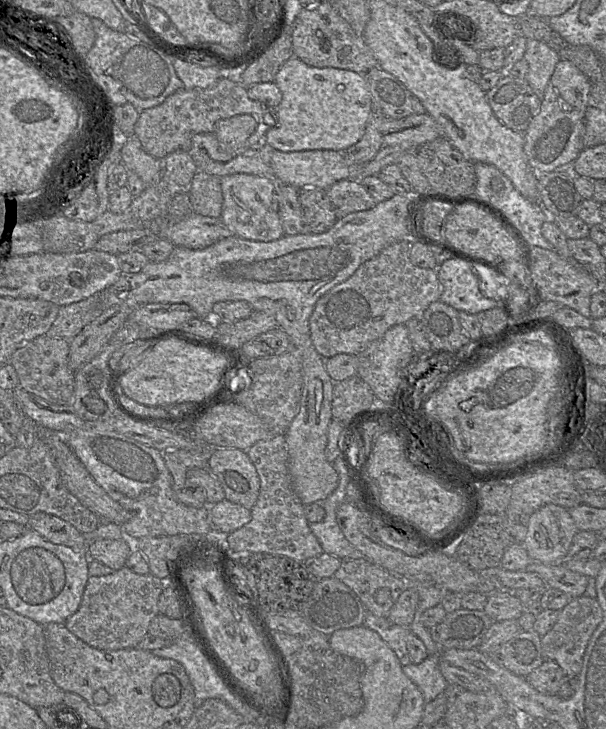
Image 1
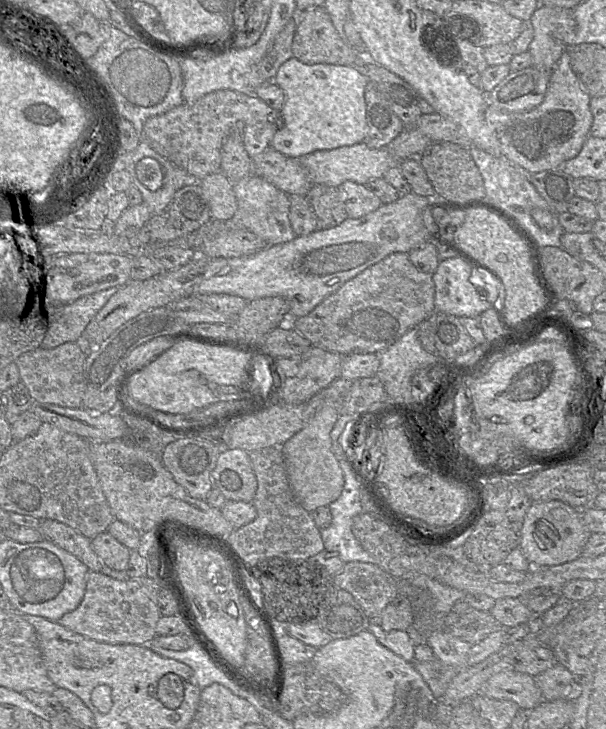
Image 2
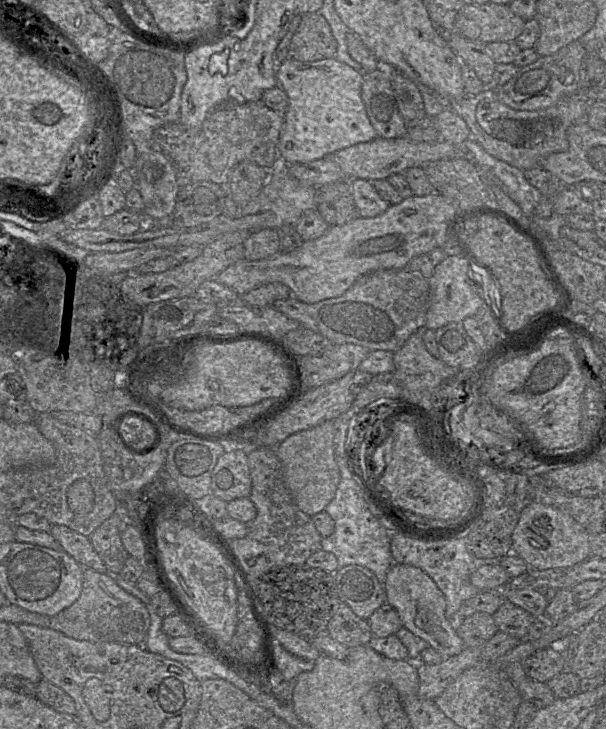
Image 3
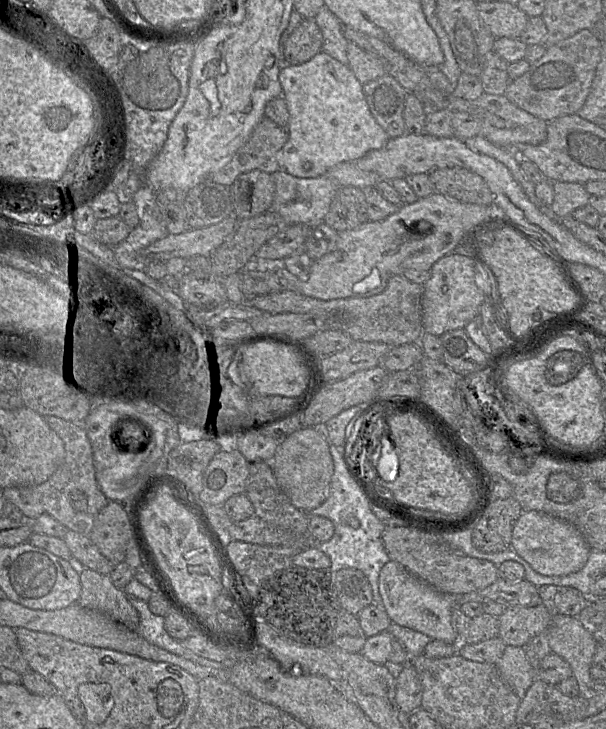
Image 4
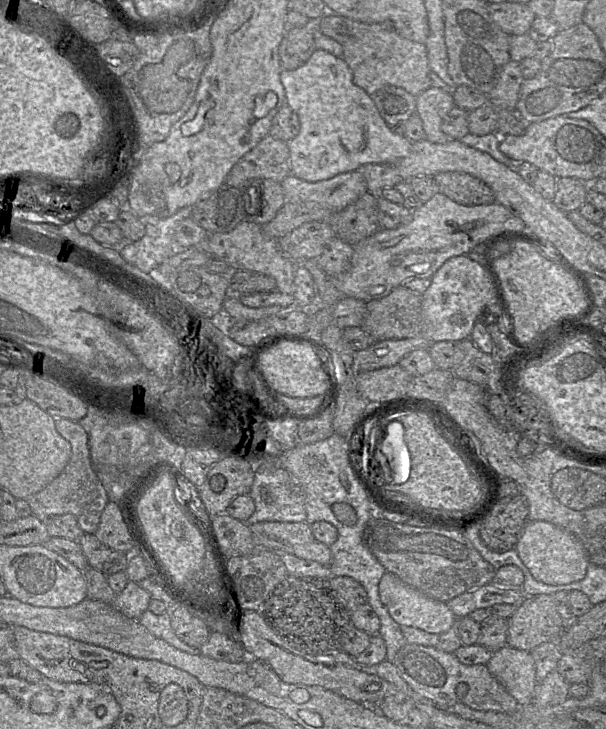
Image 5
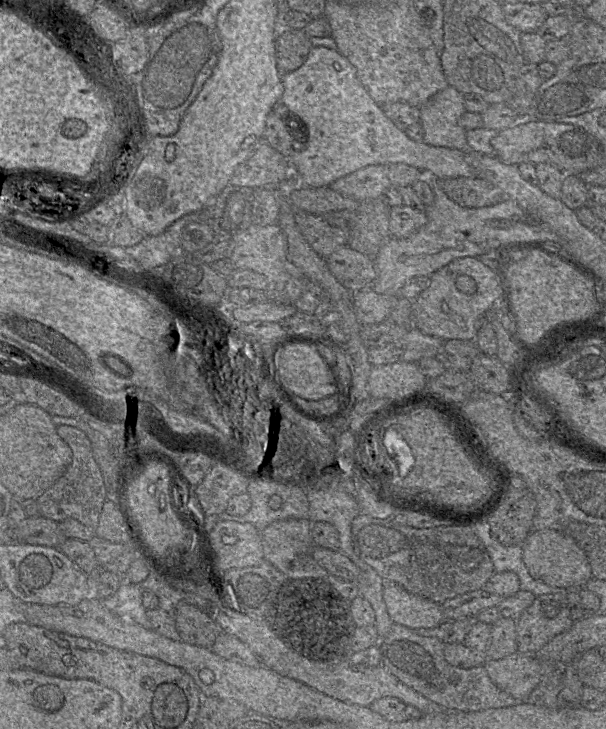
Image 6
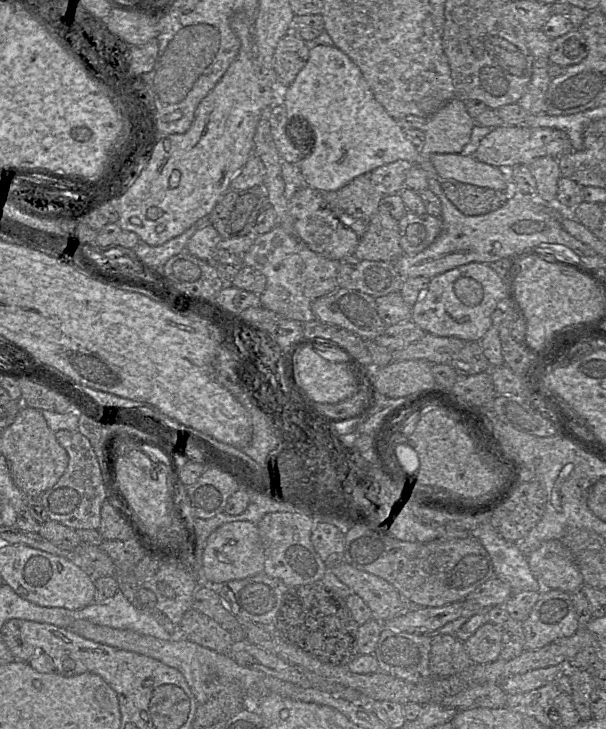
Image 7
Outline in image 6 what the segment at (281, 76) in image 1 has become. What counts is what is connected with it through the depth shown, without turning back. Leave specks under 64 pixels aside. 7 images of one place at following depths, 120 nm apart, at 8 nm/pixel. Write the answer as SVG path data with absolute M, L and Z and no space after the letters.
M313 46L306 61L298 69L282 76L284 93L281 102L289 112L306 123L302 144L293 144L289 163L299 183L309 188L330 187L336 180L370 165L406 164L422 171L430 179L449 179L475 175L465 152L447 147L416 142L400 130L369 95L357 76L356 68L338 50Z

